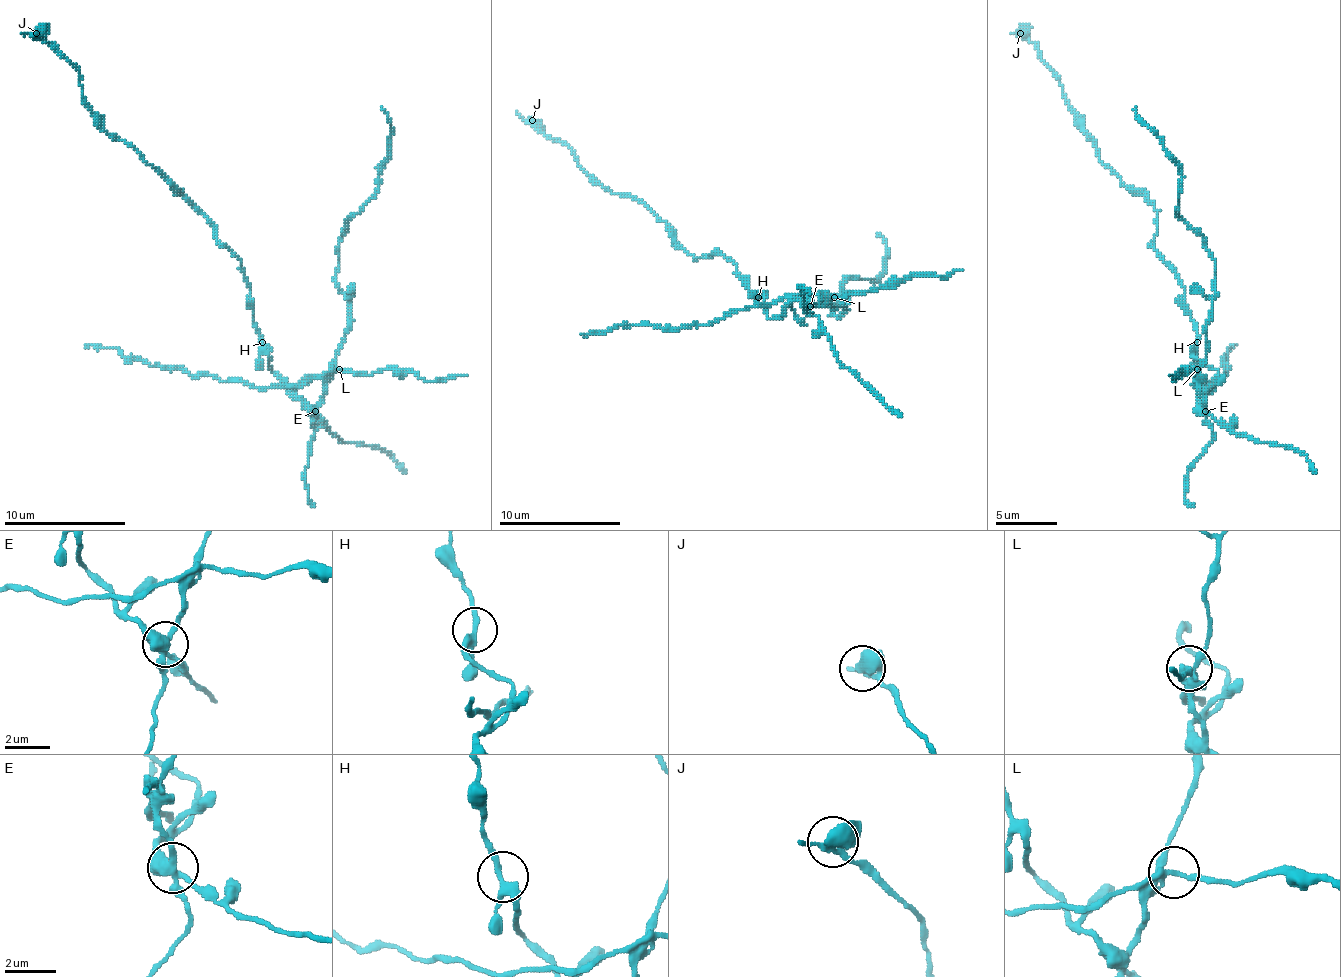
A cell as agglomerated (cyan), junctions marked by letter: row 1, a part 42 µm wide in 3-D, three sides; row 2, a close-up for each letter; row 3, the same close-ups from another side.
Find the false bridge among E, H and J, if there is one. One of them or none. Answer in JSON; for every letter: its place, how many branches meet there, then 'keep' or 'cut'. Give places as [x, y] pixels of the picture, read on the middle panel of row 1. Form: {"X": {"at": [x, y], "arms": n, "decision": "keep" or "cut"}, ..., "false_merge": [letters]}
{"E": {"at": [810, 306], "arms": 4, "decision": "cut"}, "H": {"at": [758, 297], "arms": 3, "decision": "keep"}, "J": {"at": [532, 120], "arms": 3, "decision": "keep"}, "false_merge": ["E"]}

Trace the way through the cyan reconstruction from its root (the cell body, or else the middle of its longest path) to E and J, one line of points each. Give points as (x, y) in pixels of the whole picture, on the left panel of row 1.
E: (259, 342), (268, 354), (268, 366), (314, 412)
J: (259, 342), (241, 262), (201, 213), (131, 146), (104, 128), (82, 94), (79, 73), (36, 33)

